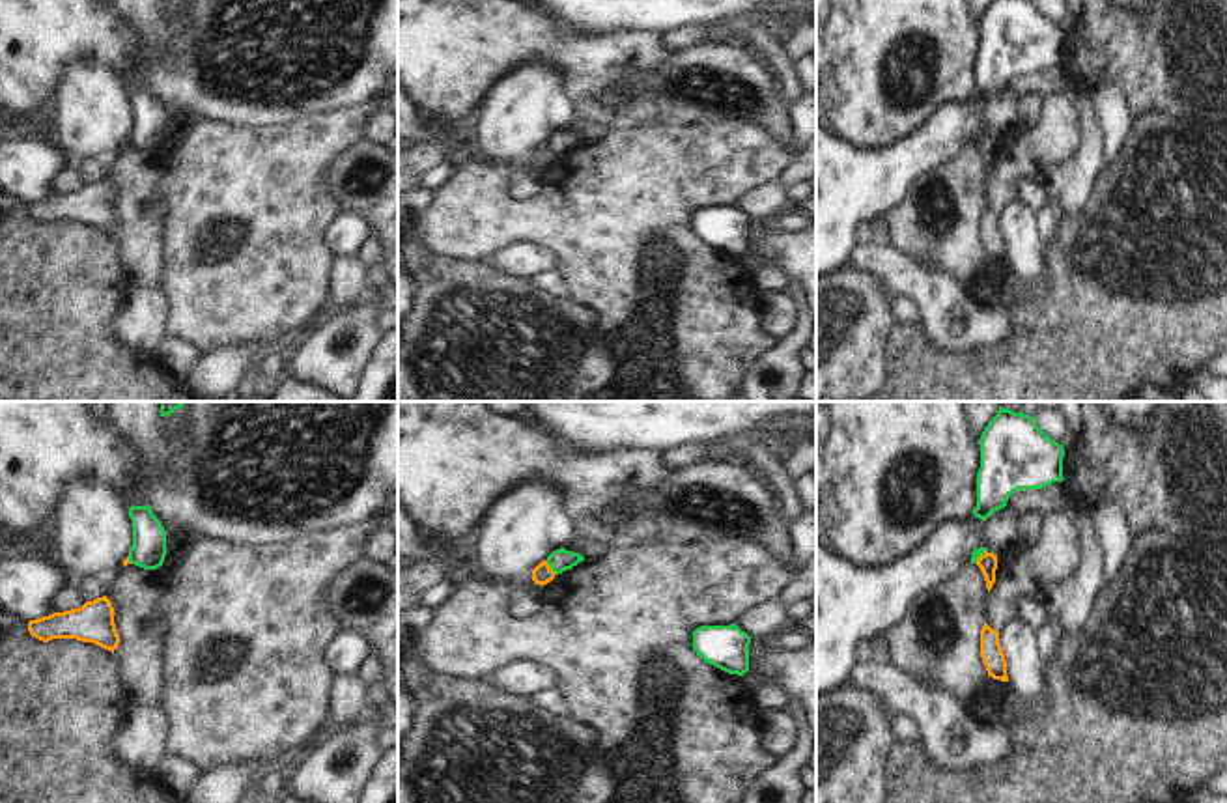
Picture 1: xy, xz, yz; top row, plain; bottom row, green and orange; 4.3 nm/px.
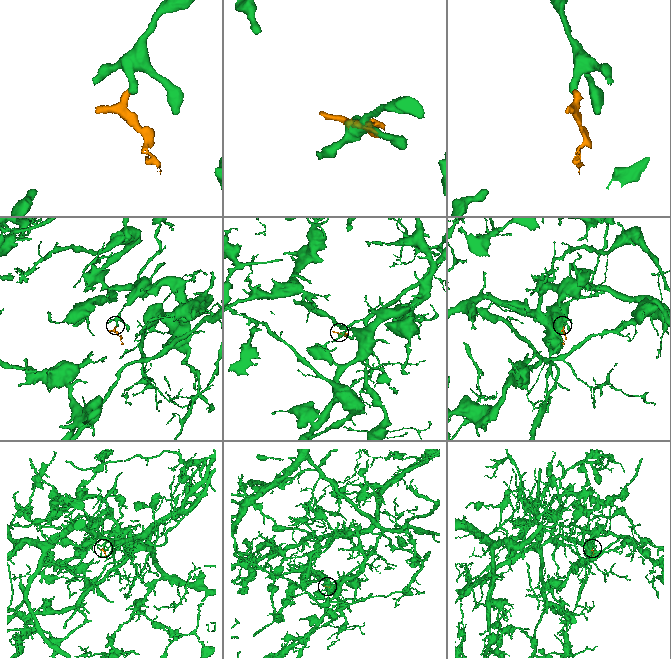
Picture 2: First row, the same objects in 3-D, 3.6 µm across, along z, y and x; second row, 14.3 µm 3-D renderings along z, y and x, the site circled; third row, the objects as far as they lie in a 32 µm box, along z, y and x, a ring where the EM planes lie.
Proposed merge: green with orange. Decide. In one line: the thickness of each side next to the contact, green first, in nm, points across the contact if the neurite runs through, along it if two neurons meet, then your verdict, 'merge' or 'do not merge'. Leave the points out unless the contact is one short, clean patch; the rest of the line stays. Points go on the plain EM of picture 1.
calibres 90 and 90 nm; border xz (546, 142), (555, 155); do not merge

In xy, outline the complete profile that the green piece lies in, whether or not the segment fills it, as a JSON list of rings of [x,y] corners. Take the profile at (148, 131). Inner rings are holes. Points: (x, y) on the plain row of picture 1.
[[[131,88],[129,99],[133,103],[133,127],[129,131],[129,144],[144,151],[157,151],[166,138],[166,112],[153,97],[151,88]]]

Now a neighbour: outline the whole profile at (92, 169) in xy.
[[[93,155],[93,157],[84,157],[80,164],[80,176],[86,183],[93,183],[97,179],[103,179],[106,176],[106,166],[108,166],[110,157],[105,155]]]

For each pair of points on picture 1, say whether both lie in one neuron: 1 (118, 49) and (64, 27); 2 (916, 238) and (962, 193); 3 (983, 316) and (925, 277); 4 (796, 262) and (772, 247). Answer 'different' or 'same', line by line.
1: same
2: same
3: same
4: same

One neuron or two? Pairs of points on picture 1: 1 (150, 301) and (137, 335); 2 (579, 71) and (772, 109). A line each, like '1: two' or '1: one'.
1: one
2: two

